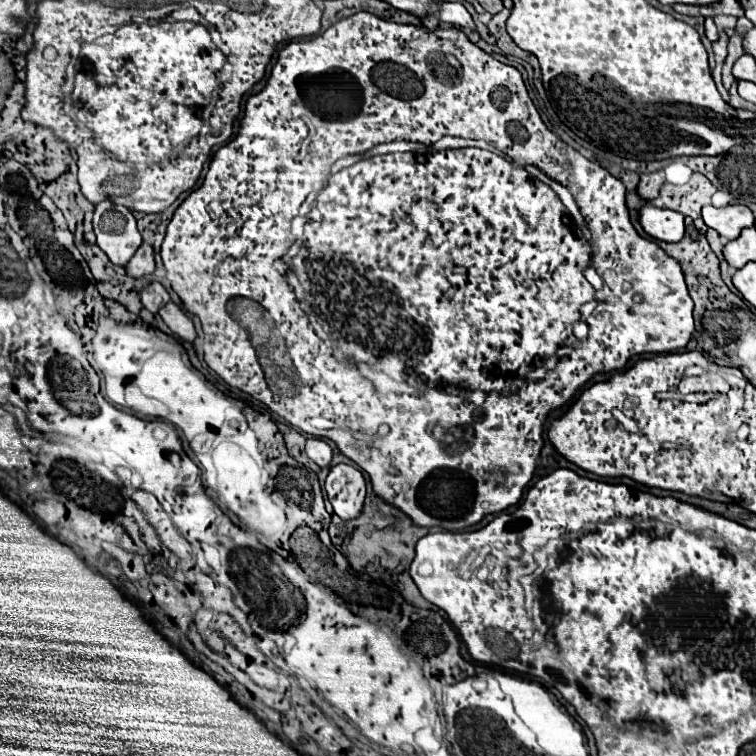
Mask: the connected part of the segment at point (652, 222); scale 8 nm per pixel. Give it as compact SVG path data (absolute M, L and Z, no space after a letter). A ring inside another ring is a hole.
M649 202L639 208L639 224L651 238L663 242L679 242L685 234L683 214L669 208L655 208Z

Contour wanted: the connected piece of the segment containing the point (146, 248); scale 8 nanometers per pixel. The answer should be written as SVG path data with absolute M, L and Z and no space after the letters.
M143 242L139 250L133 254L133 258L125 264L127 274L139 278L139 276L149 276L155 270L155 260L153 260L153 246L149 242Z

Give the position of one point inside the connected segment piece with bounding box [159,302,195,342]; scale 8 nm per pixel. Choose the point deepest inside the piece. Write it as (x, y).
(175, 318)

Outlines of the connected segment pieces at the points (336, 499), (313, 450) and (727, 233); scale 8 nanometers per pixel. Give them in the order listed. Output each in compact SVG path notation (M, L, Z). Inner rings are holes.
M337 464L325 480L327 498L341 520L353 520L361 514L365 500L365 478L349 464Z
M307 438L307 444L305 444L305 454L319 466L329 466L331 464L331 448L319 440L319 438Z
M743 204L725 206L725 208L703 206L701 218L707 228L713 228L715 232L719 232L719 236L723 236L727 240L737 238L743 228L751 228L755 222L753 212Z

